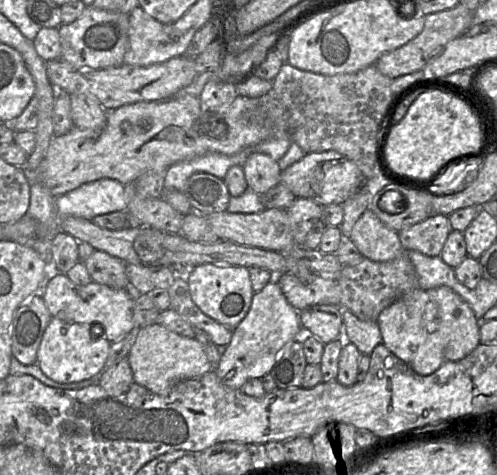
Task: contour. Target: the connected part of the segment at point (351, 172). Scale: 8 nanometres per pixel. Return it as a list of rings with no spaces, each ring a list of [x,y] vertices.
[[[336,151],[307,153],[280,174],[280,182],[297,198],[311,199],[321,206],[342,204],[364,184],[364,176],[358,166]]]

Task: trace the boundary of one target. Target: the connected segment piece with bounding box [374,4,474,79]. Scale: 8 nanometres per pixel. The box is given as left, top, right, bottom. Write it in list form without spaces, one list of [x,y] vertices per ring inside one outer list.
[[[458,4],[453,9],[425,15],[424,28],[419,35],[405,45],[384,53],[374,65],[391,79],[423,70],[430,59],[440,55],[450,41],[467,31],[473,20],[473,12]]]

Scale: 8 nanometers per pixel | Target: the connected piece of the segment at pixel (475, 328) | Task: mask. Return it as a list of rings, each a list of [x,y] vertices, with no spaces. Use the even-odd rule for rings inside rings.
[[[447,286],[415,289],[385,308],[377,319],[383,344],[421,376],[429,376],[444,364],[462,360],[474,351],[481,344],[481,321]]]

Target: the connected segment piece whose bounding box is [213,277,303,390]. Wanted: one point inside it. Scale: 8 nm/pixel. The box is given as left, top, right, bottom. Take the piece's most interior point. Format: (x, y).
(271, 323)

